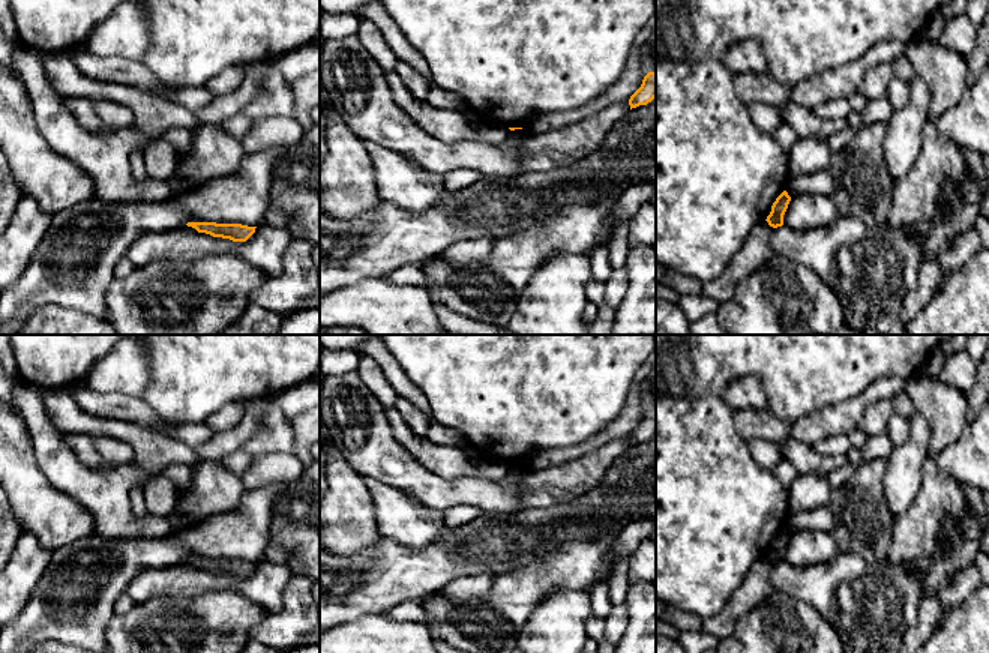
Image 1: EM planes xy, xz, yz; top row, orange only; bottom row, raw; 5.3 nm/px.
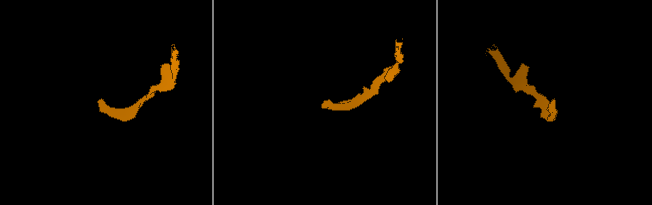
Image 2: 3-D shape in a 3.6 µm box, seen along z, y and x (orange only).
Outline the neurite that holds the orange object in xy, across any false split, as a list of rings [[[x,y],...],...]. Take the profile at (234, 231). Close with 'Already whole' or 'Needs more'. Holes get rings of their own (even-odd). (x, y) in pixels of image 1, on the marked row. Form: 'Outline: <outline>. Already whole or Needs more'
Outline: [[[188,222],[188,227],[195,228],[198,233],[206,233],[213,237],[230,239],[233,242],[246,242],[257,227],[242,224],[216,224],[216,222]]]. Already whole

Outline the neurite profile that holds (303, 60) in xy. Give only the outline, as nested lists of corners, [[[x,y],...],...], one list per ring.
[[[309,42],[272,62],[291,86],[300,77],[320,71],[320,47]]]

